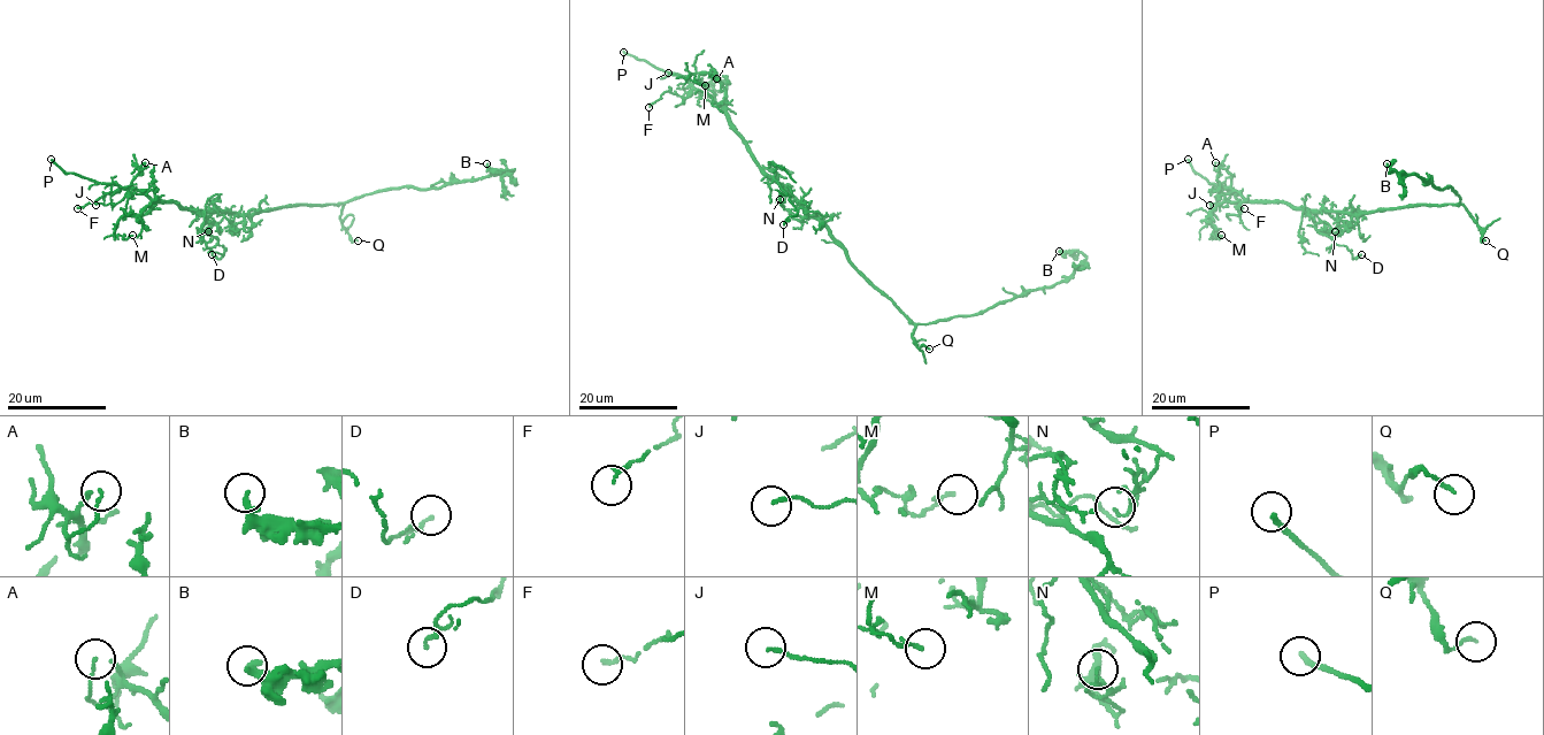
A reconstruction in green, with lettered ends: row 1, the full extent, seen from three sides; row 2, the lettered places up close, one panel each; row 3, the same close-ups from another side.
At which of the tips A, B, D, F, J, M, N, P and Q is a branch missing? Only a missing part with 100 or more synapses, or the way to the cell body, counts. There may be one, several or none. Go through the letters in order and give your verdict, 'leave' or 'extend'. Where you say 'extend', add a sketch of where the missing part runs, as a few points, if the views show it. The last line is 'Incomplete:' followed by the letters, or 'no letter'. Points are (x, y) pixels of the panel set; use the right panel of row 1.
A: leave
B: leave
D: leave
F: leave
J: leave
M: leave
N: leave
P: extend | (1188, 159), (1183, 153), (1200, 146), (1204, 147), (1201, 150)
Q: leave
Incomplete: P

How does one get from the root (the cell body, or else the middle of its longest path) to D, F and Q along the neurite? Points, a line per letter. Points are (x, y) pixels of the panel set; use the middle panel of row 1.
D: (847, 254), (830, 230), (769, 176), (765, 168), (776, 175), (774, 178), (790, 196), (797, 212), (783, 224)
F: (847, 254), (823, 223), (761, 169), (729, 116), (709, 96), (694, 90), (685, 98), (666, 91), (648, 107)
Q: (847, 254), (847, 259), (914, 326), (914, 343), (929, 349)

